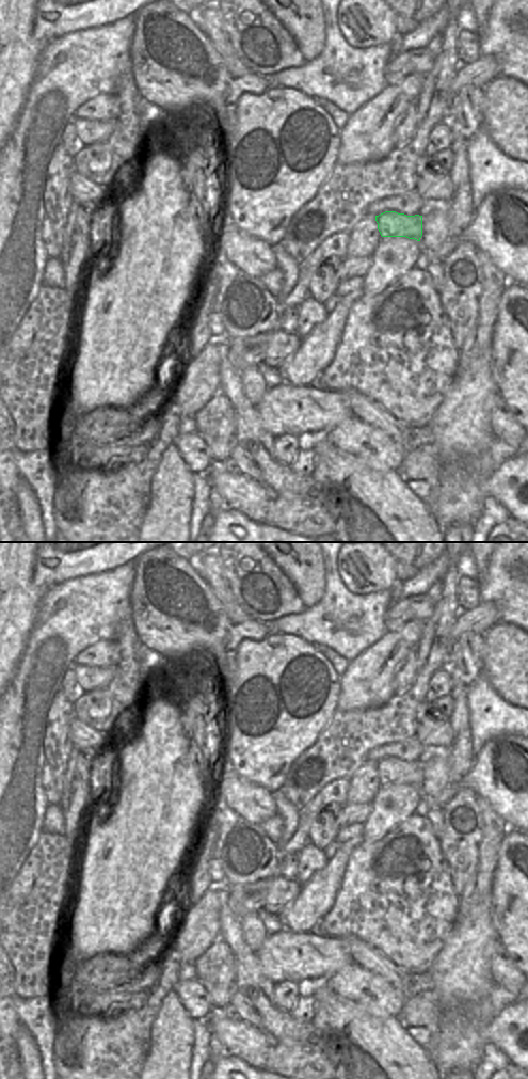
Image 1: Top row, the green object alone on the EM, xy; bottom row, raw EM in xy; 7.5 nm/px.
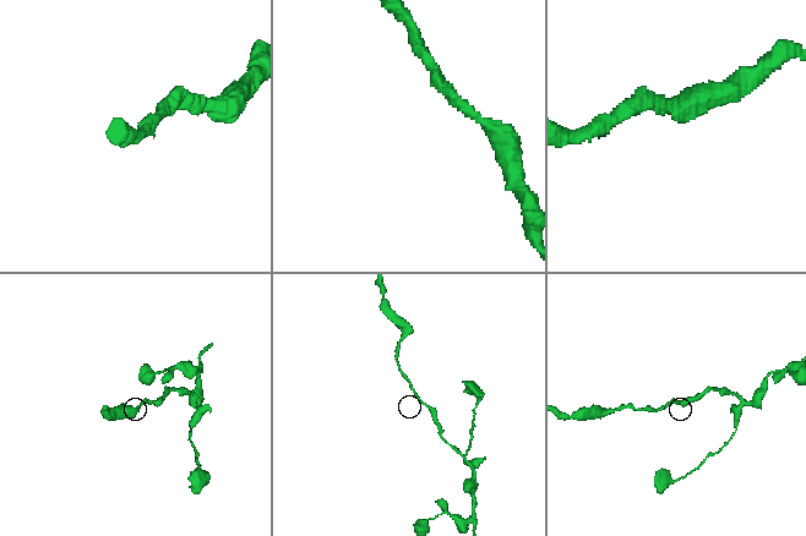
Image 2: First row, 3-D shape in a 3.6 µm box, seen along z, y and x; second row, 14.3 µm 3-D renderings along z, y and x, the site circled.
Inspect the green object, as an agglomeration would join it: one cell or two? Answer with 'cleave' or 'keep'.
keep

